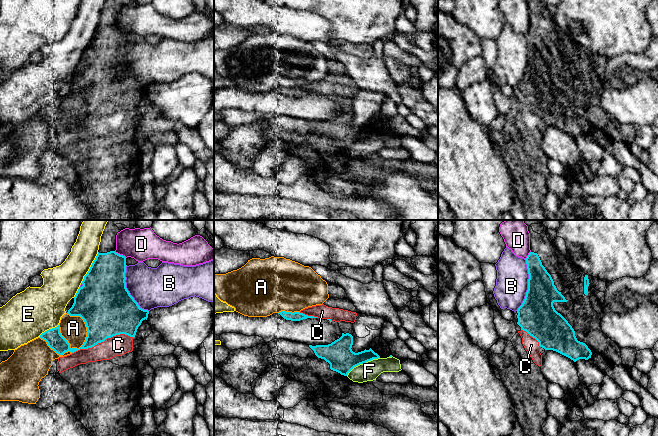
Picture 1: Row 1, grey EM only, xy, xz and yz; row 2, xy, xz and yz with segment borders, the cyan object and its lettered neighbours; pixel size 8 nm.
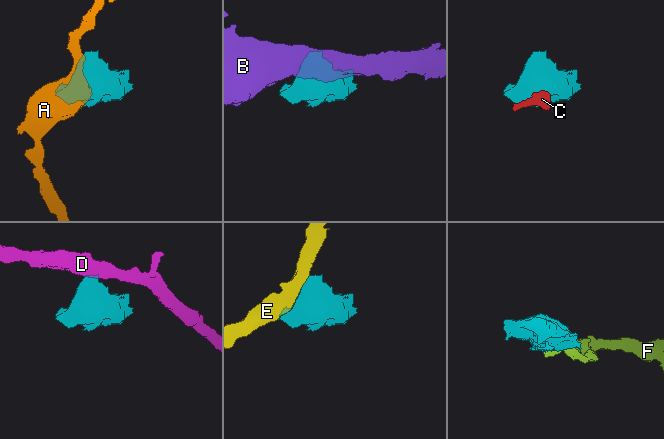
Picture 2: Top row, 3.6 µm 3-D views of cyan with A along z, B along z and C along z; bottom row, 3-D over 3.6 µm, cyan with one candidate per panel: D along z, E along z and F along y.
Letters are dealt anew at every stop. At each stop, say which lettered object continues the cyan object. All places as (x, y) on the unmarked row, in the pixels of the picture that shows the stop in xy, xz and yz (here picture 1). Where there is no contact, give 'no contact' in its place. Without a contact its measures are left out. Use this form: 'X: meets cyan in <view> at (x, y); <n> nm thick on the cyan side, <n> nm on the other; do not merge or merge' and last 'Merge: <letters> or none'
A: meets cyan in xy at (86, 102); 440 nm thick on the cyan side, 200 nm on the other; do not merge
B: meets cyan in yz at (528, 61); 300 nm thick on the cyan side, 260 nm on the other; do not merge
C: meets cyan in xy at (101, 117); 400 nm thick on the cyan side, 170 nm on the other; merge
D: meets cyan in xy at (119, 30); 320 nm thick on the cyan side, 260 nm on the other; do not merge
E: meets cyan in xy at (90, 43); 380 nm thick on the cyan side, 260 nm on the other; do not merge
F: meets cyan in xz at (362, 139); 220 nm thick on the cyan side, 160 nm on the other; do not merge
Merge: C

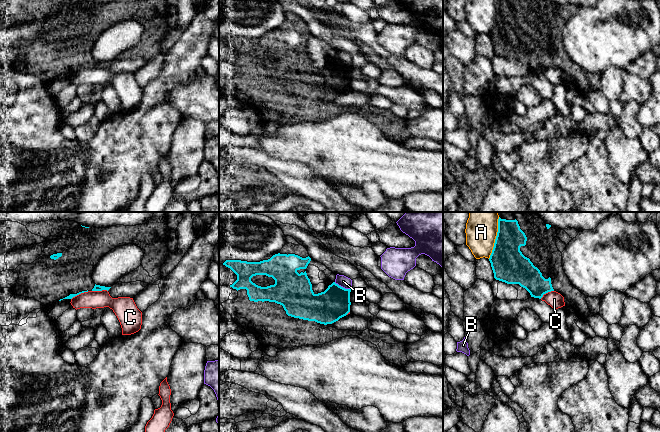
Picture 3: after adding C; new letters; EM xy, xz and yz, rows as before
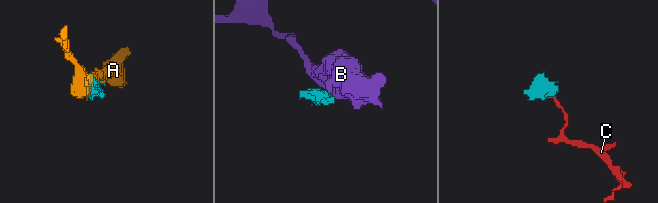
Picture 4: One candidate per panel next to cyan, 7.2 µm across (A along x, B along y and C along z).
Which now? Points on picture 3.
A: meets cyan in yz at (495, 17); 280 nm thick on the cyan side, 240 nm on the other; do not merge
B: meets cyan in xz at (342, 63); 260 nm thick on the cyan side, 90 nm on the other; do not merge
C: meets cyan in xy at (79, 69); 40 nm thick on the cyan side, 140 nm on the other; do not merge
Merge: none

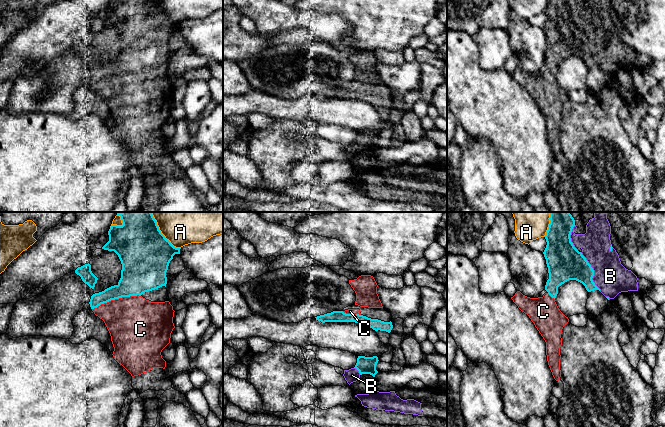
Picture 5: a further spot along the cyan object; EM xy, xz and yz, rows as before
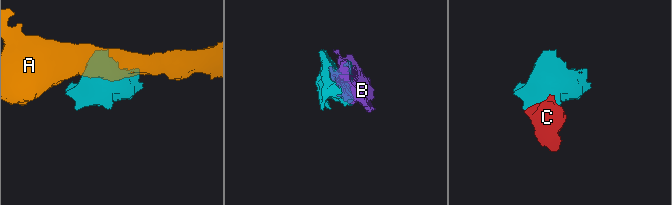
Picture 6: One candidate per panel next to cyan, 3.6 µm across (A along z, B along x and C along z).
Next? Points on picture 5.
A: meets cyan in xy at (165, 14); 420 nm thick on the cyan side, 190 nm on the other; do not merge
B: meets cyan in yz at (593, 47); 280 nm thick on the cyan side, 280 nm on the other; merge
C: meets cyan in xy at (116, 74); 280 nm thick on the cyan side, 420 nm on the other; merge
Merge: B, C

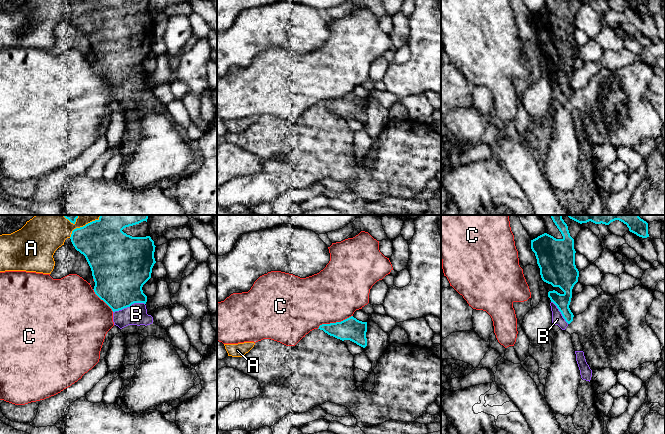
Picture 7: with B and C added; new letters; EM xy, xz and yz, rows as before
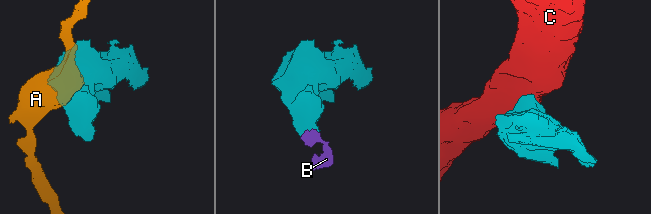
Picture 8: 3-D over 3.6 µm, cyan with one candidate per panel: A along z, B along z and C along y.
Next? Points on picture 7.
A: meets cyan in xy at (76, 4); 340 nm thick on the cyan side, 240 nm on the other; do not merge
B: meets cyan in xy at (128, 82); 400 nm thick on the cyan side, 170 nm on the other; merge
C: meets cyan in xz at (334, 99); 180 nm thick on the cyan side, 440 nm on the other; do not merge
Merge: B

